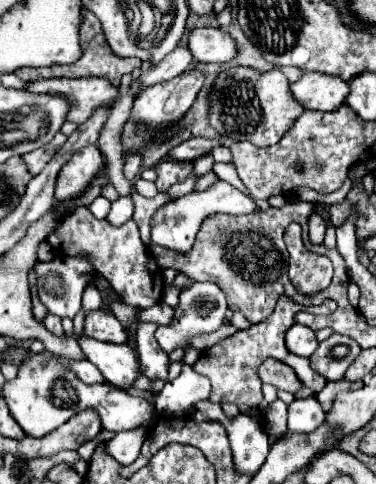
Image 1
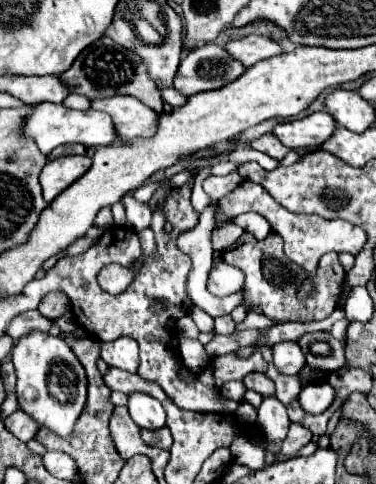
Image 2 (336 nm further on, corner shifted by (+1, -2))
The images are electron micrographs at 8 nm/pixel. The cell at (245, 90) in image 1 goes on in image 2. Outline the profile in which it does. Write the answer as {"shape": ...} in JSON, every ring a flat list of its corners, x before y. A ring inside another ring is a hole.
{"shape":[[315,112,305,116,303,120,293,120,287,124,275,126,275,136,287,148,301,148,301,150,317,150,327,138,333,136,337,122,327,112]]}

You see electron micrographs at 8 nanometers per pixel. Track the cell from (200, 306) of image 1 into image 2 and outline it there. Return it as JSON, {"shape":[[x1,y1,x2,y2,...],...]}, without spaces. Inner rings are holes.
{"shape":[[219,260,211,272,209,272,209,280,207,280,207,290,213,294,213,296,229,296,229,294,235,294,239,290,243,290,243,282,245,282,245,276,239,268]]}

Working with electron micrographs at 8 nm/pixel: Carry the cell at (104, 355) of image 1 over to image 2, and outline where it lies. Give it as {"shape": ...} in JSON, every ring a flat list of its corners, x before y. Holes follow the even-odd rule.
{"shape":[[131,394,127,406,137,426,145,430,159,430,165,426,165,410,159,400,147,394]]}

